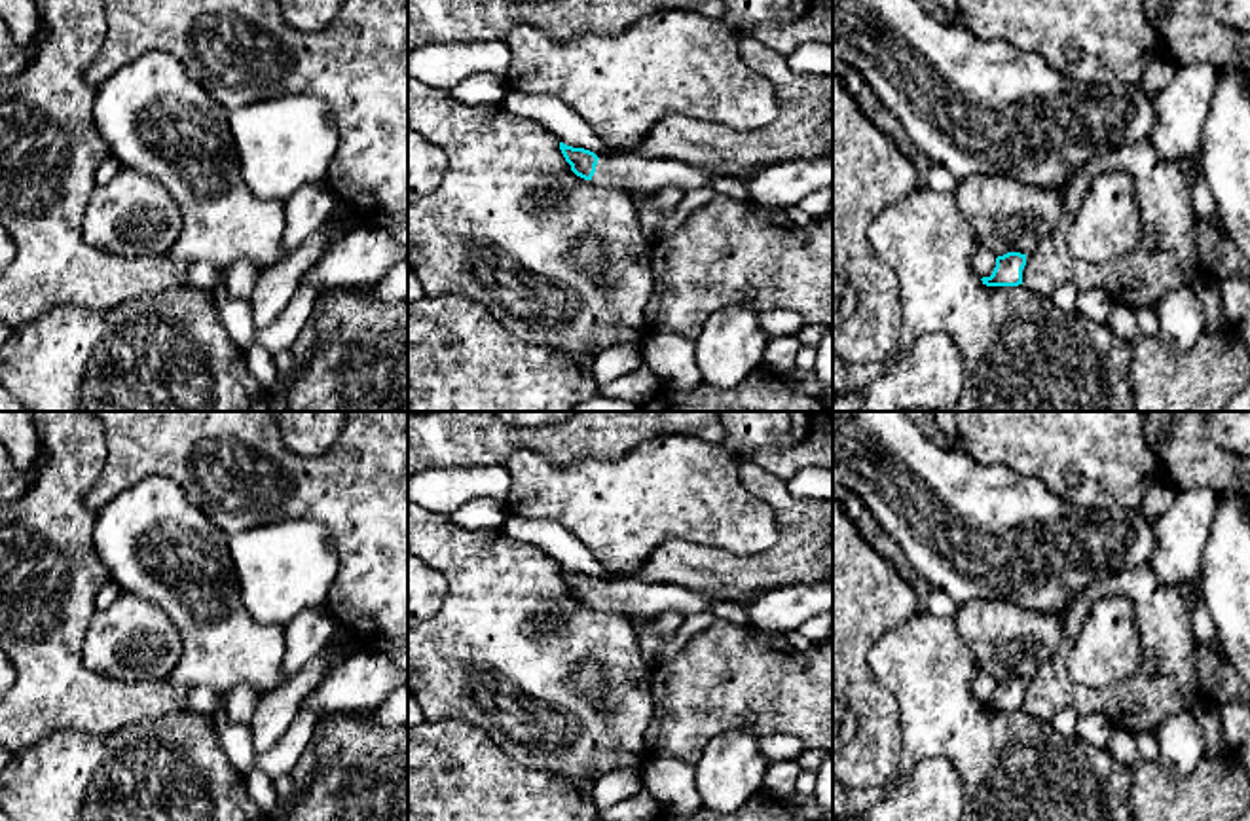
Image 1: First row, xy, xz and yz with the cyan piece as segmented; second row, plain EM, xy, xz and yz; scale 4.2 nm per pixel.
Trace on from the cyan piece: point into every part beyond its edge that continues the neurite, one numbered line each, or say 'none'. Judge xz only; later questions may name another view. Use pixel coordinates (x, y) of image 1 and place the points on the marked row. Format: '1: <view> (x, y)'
1: xz (628, 171)

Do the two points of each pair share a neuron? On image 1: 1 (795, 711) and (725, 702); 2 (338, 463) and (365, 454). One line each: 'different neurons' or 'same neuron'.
1: same neuron
2: same neuron

